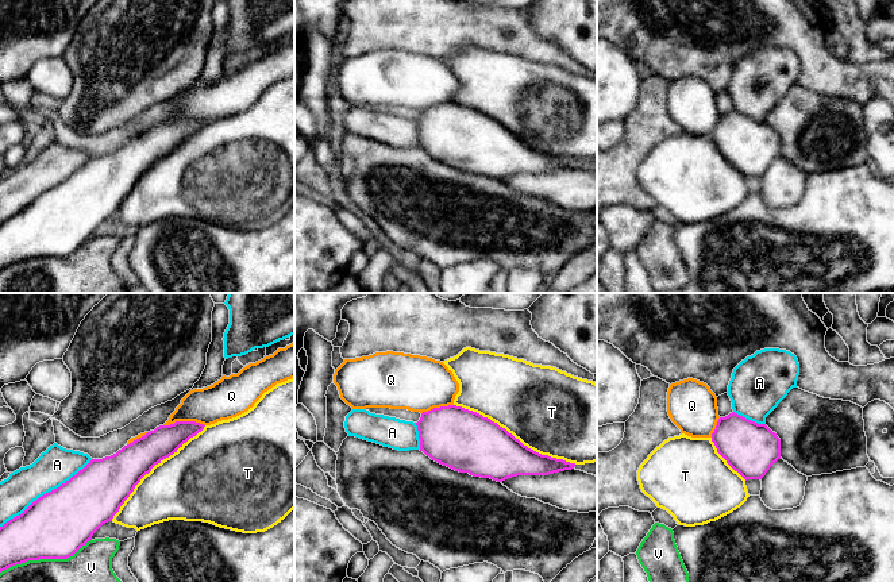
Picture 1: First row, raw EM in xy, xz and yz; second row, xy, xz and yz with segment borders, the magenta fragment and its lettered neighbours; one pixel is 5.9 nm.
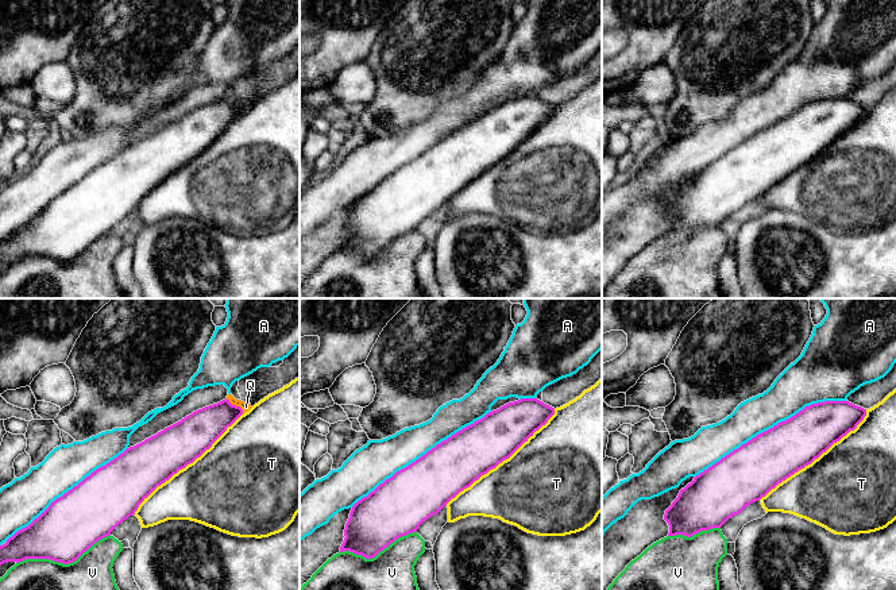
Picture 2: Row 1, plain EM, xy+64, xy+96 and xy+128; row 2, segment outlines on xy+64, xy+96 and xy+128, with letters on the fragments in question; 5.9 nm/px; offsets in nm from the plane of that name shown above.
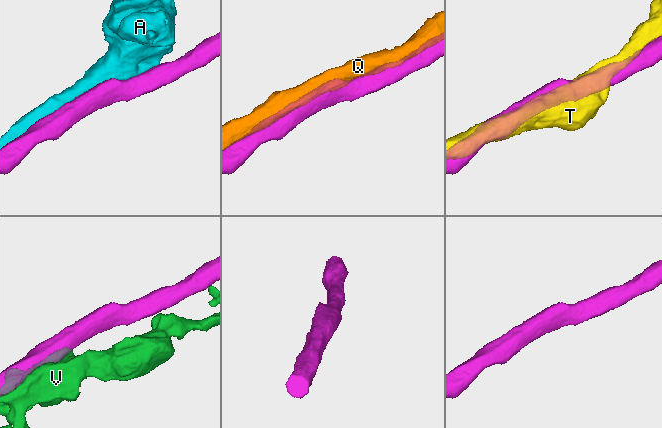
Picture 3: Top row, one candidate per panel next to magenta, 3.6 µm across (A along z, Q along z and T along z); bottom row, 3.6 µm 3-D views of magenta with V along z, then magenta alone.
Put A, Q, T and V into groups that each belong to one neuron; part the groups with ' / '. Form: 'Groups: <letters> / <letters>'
Groups: A / Q / T / V

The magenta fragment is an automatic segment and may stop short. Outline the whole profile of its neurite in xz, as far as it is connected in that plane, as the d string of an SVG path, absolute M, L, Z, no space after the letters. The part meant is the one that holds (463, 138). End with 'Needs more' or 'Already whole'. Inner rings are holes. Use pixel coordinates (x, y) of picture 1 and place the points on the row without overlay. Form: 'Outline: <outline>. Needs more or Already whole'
Outline: M456 103L423 109L416 120L420 149L459 170L502 180L517 173L548 173L575 161L542 153L482 112Z. Already whole

